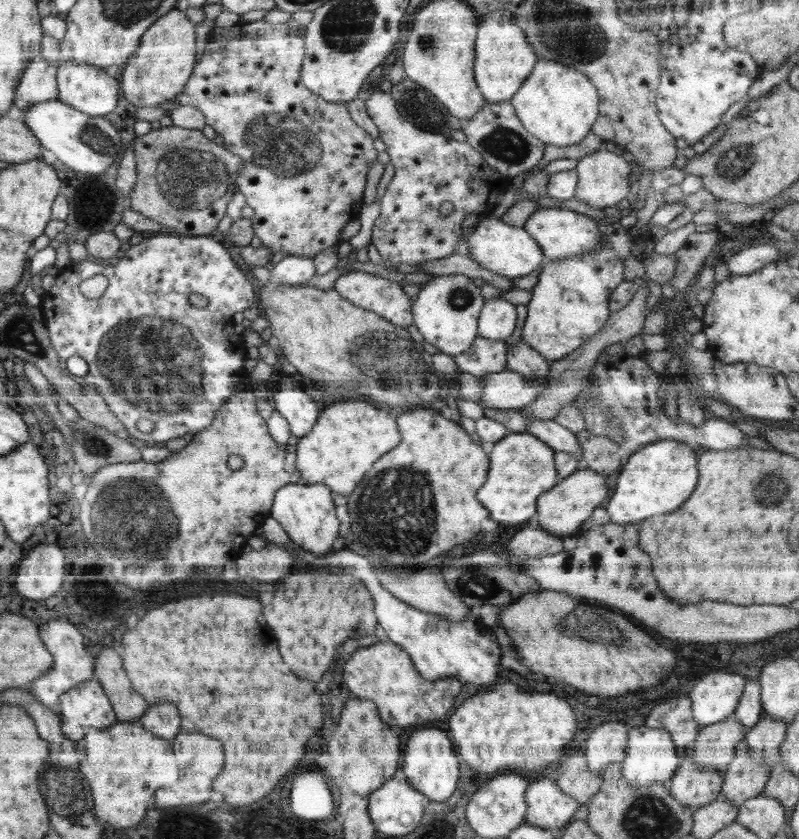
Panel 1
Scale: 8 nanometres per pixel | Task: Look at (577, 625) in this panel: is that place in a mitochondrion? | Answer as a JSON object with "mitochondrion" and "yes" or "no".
{"mitochondrion":"yes"}

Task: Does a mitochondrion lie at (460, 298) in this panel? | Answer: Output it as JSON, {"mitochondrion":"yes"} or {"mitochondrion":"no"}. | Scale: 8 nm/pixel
{"mitochondrion":"yes"}

